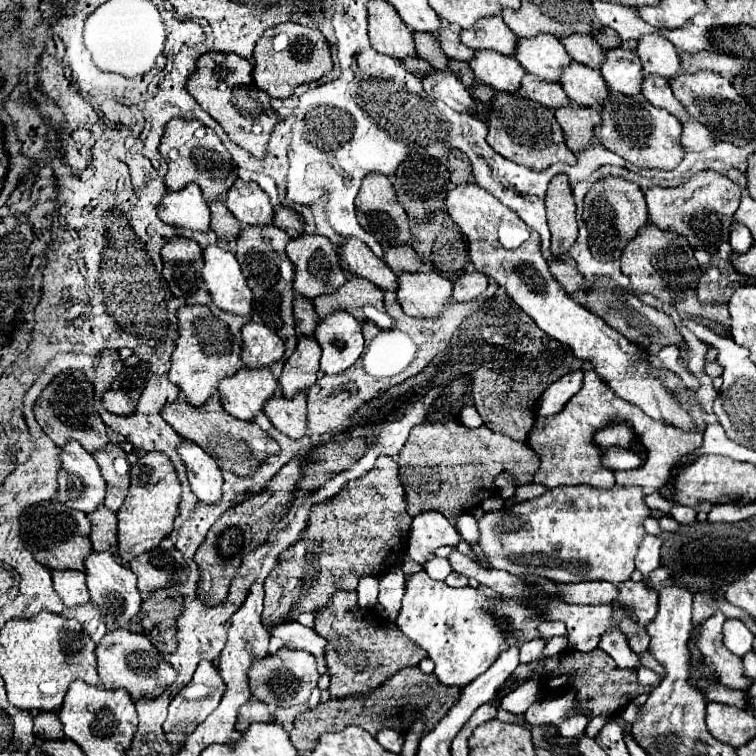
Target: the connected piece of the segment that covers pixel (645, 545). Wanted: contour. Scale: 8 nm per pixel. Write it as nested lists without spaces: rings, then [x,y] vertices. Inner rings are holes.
[[[647,536],[641,542],[637,558],[635,558],[635,566],[637,566],[637,570],[641,570],[643,584],[647,588],[651,588],[651,580],[649,580],[651,570],[655,570],[659,566],[659,548],[661,548],[661,538],[659,536]]]

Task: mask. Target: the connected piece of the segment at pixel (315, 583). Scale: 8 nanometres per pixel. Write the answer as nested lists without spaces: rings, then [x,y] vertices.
[[[379,458],[369,474],[359,480],[347,482],[343,490],[325,504],[317,504],[311,510],[309,526],[303,532],[303,538],[281,554],[279,566],[265,580],[265,610],[263,624],[267,628],[277,626],[279,622],[293,622],[299,614],[319,612],[329,606],[337,590],[355,590],[359,578],[385,574],[391,566],[401,564],[407,552],[411,516],[407,514],[407,498],[399,480],[399,466],[393,458]]]

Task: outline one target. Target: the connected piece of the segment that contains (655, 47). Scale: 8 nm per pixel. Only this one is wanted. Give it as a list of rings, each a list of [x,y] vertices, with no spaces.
[[[659,34],[641,36],[637,54],[641,58],[645,74],[657,74],[671,80],[681,70],[681,58],[677,48]]]

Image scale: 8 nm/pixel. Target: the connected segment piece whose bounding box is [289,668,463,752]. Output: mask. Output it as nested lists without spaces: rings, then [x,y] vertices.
[[[401,670],[391,680],[387,680],[381,688],[367,696],[351,696],[341,700],[329,700],[321,702],[317,708],[309,708],[303,714],[297,716],[293,730],[289,732],[289,738],[293,746],[301,752],[309,752],[317,746],[317,738],[325,732],[339,732],[347,726],[361,726],[371,736],[377,736],[379,730],[391,728],[391,730],[403,730],[407,732],[411,728],[411,722],[415,722],[415,716],[421,714],[425,720],[425,732],[429,732],[449,710],[455,706],[455,700],[459,700],[463,688],[449,688],[443,686],[435,676],[425,676],[419,670]]]

